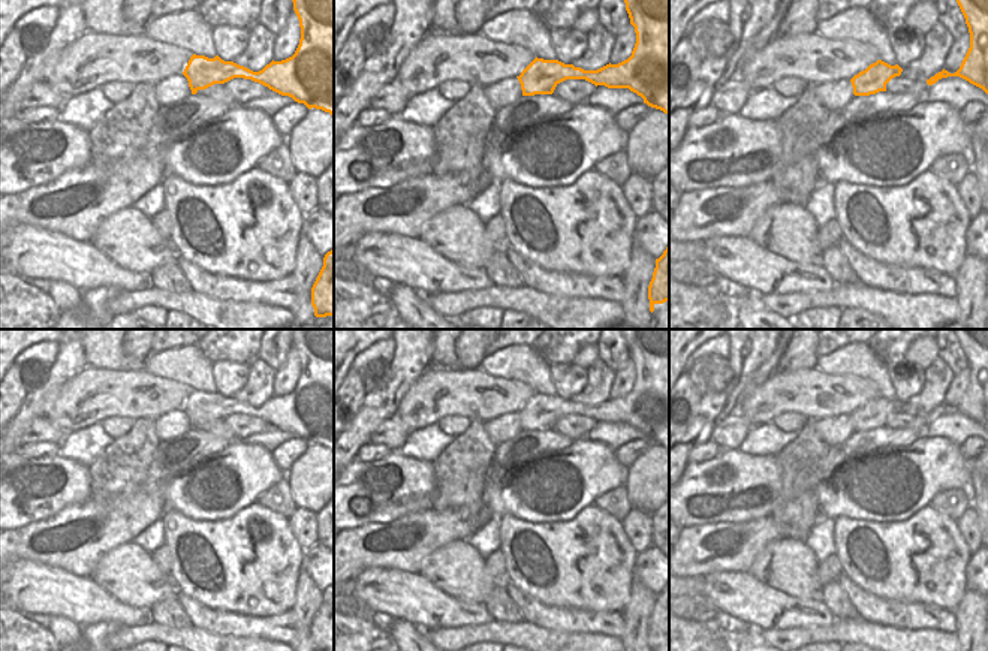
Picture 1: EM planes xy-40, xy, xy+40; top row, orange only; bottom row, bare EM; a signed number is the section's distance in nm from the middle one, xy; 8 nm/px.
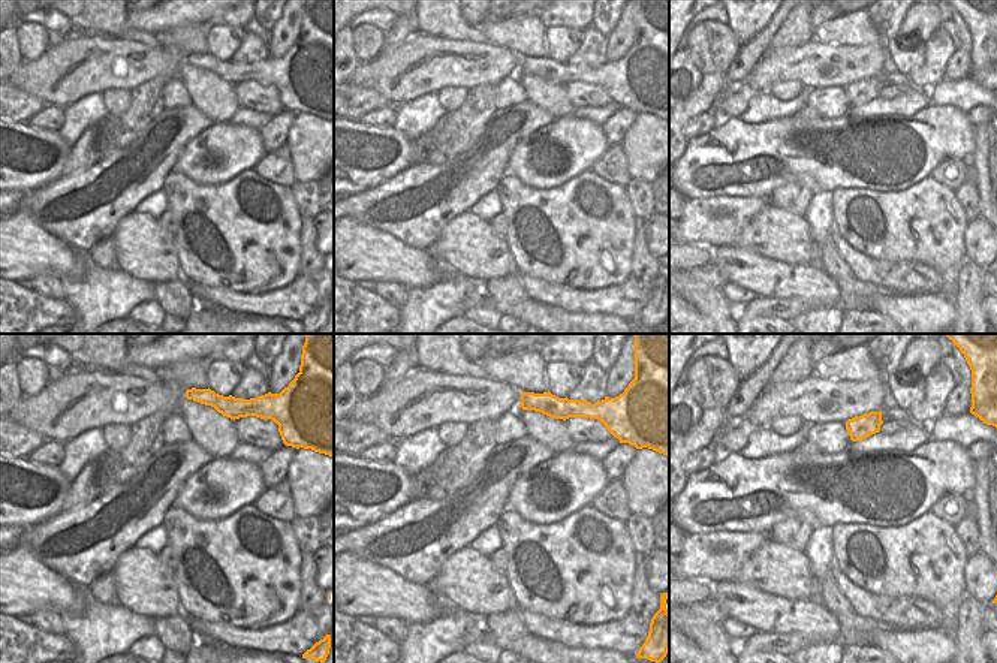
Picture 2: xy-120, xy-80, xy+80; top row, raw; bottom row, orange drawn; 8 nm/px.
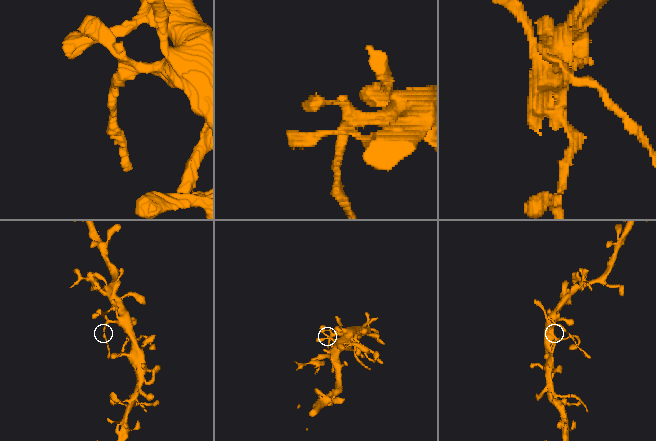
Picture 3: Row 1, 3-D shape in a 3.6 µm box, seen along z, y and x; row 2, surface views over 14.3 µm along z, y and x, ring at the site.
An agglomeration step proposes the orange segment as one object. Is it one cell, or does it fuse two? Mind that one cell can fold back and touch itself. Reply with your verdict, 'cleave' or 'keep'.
cleave

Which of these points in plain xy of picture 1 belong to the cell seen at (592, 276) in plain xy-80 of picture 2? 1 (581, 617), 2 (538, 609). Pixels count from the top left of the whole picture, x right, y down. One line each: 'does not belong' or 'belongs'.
1: does not belong
2: does not belong

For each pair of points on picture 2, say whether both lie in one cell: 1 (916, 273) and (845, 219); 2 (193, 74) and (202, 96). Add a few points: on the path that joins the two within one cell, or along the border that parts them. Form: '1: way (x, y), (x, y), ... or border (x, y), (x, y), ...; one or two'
1: border (866, 253), (877, 259), (918, 261), (934, 270); two
2: way (196, 80), (202, 90); one

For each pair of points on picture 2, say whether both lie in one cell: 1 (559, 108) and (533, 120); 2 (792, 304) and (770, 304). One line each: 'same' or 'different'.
1: different
2: same

